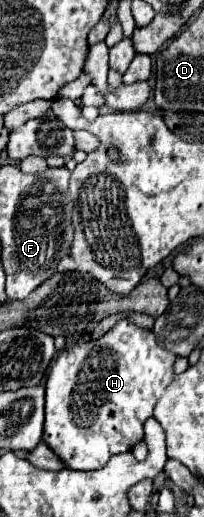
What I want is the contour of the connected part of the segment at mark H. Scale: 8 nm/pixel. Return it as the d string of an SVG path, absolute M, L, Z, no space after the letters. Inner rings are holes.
M120 319L102 337L76 343L64 349L52 363L46 377L46 421L44 421L44 443L62 457L68 469L90 471L100 469L112 455L130 451L144 435L144 423L154 415L154 405L162 397L164 389L176 377L174 373L176 355L160 347L156 335L130 319Z

